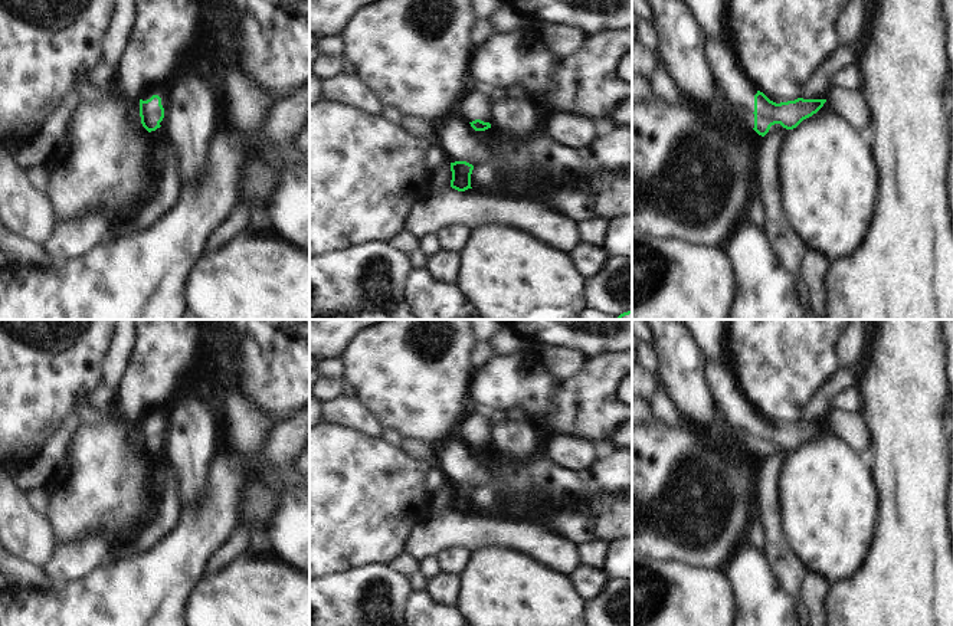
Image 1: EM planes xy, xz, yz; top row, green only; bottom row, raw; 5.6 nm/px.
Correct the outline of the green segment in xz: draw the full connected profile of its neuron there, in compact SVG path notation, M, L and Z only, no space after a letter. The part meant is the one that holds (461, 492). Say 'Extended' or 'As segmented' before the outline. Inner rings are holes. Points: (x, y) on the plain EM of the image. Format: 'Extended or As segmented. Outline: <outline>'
As segmented. Outline: M466 484L451 485L452 502L451 509L458 514L465 514L471 509L471 496L474 488Z

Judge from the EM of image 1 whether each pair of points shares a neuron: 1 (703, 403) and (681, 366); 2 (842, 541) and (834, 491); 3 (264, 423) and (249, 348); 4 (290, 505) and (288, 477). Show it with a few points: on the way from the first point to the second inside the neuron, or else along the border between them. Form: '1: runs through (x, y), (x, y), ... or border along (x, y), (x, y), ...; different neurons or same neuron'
1: runs through (694, 395), (685, 386), (681, 374); same neuron
2: runs through (834, 528), (834, 504); same neuron
3: border along (233, 390), (244, 395), (269, 419); different neurons
4: border along (294, 485), (278, 495), (269, 517); different neurons

